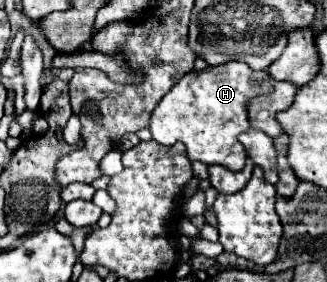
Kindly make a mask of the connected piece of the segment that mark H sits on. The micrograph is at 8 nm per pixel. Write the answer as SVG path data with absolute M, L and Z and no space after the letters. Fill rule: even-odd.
M227 62L227 66L209 66L201 72L191 70L161 98L151 114L149 130L153 140L163 146L183 142L187 146L189 160L201 160L203 164L221 164L229 170L241 170L247 154L239 142L239 134L249 130L249 102L261 94L273 90L275 80L267 70L255 72L245 62Z

